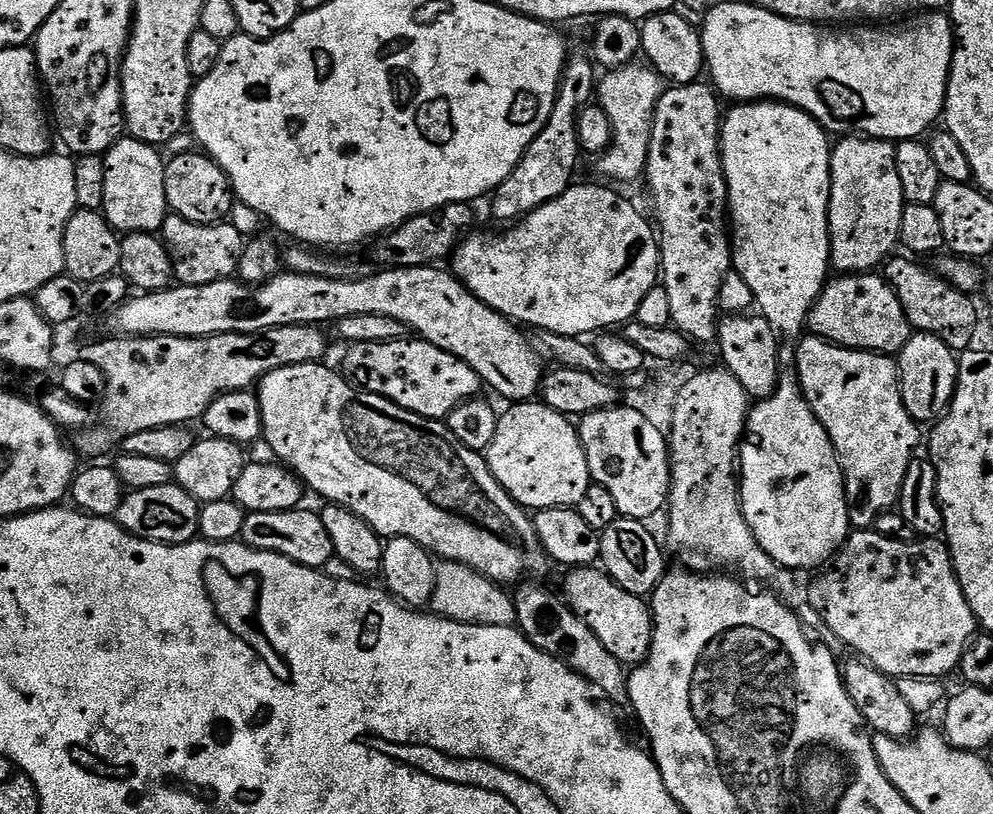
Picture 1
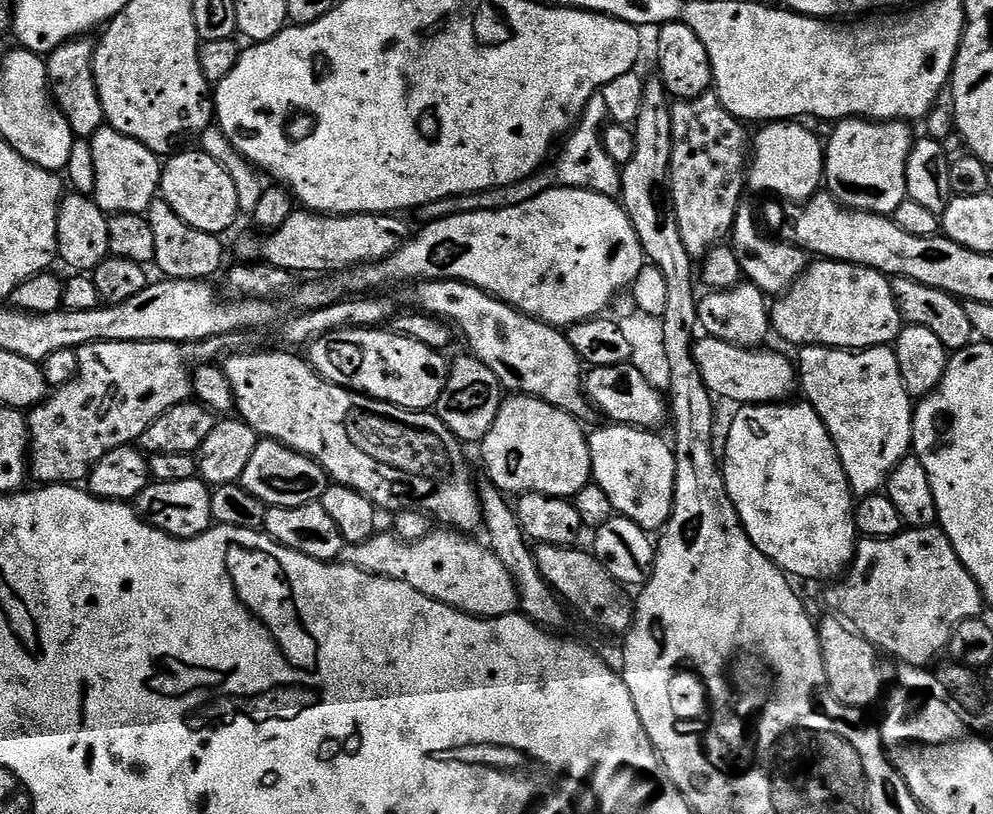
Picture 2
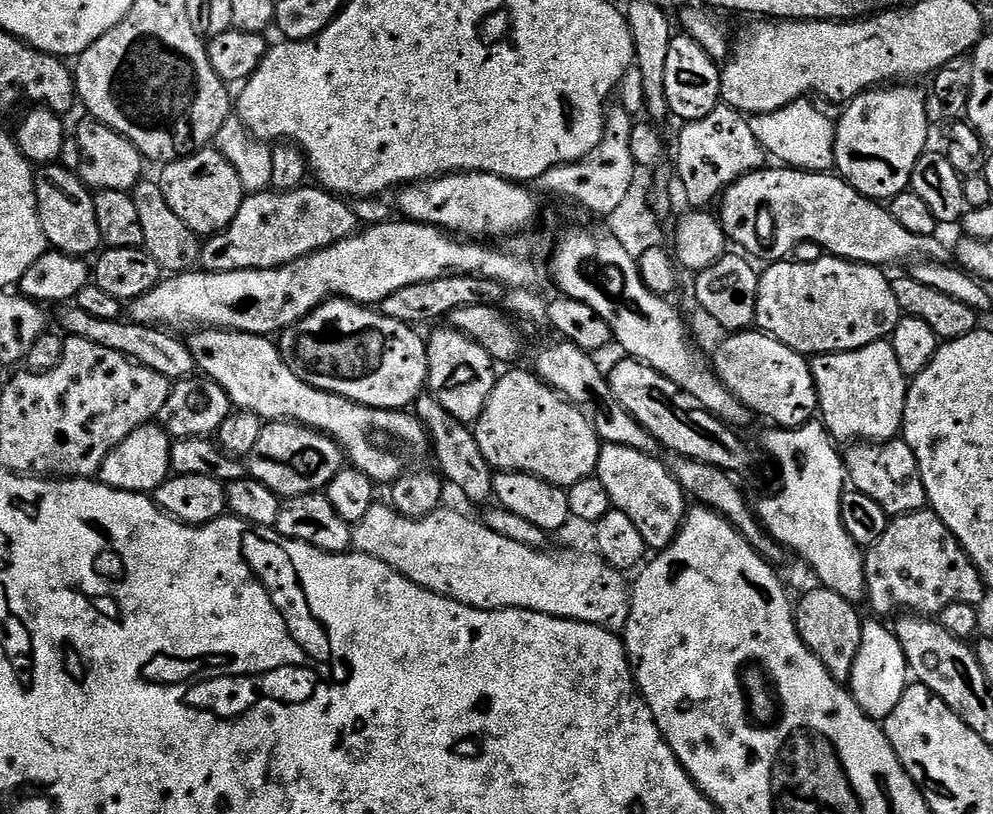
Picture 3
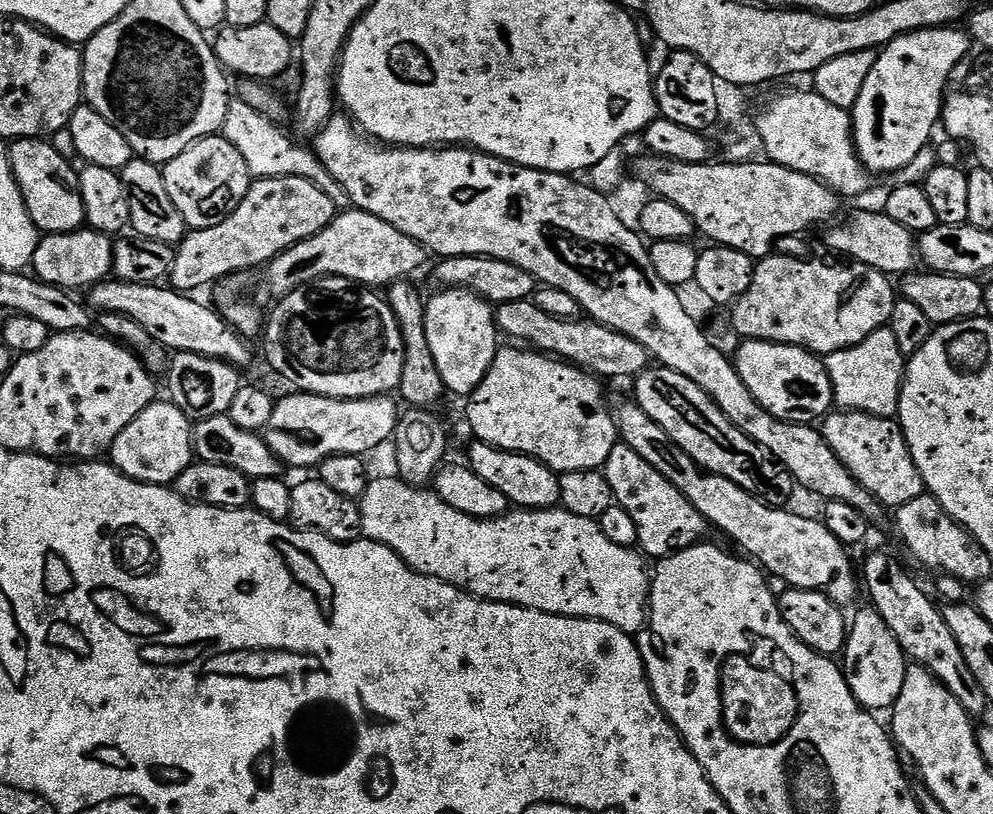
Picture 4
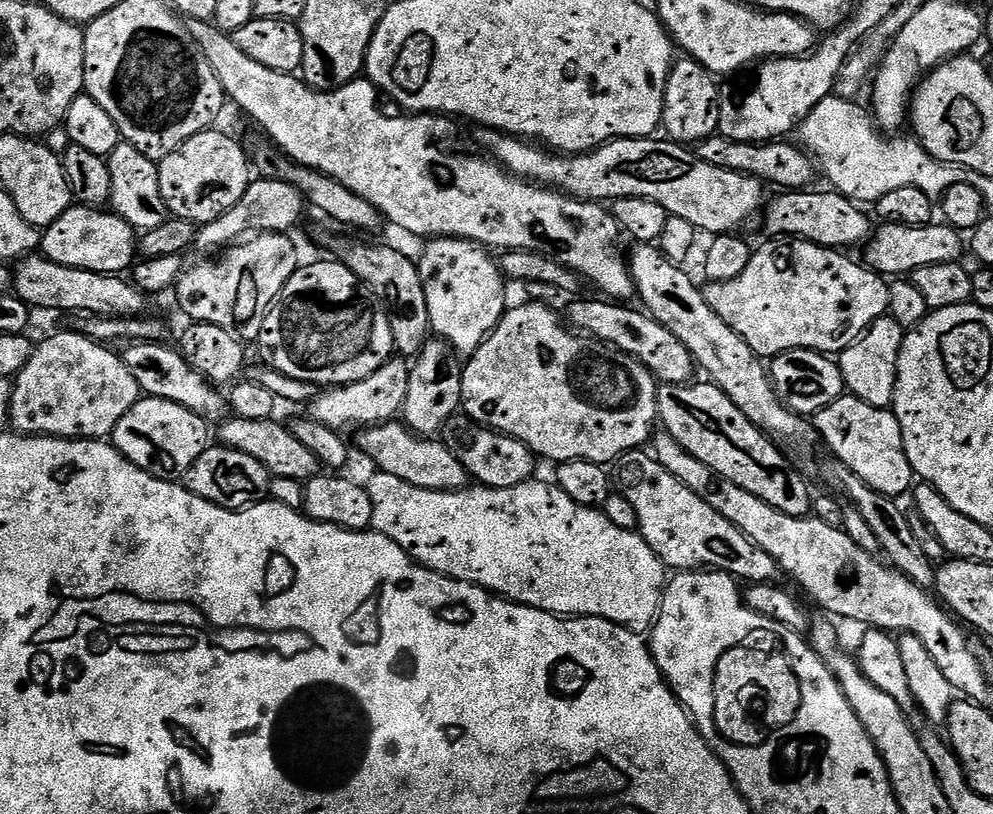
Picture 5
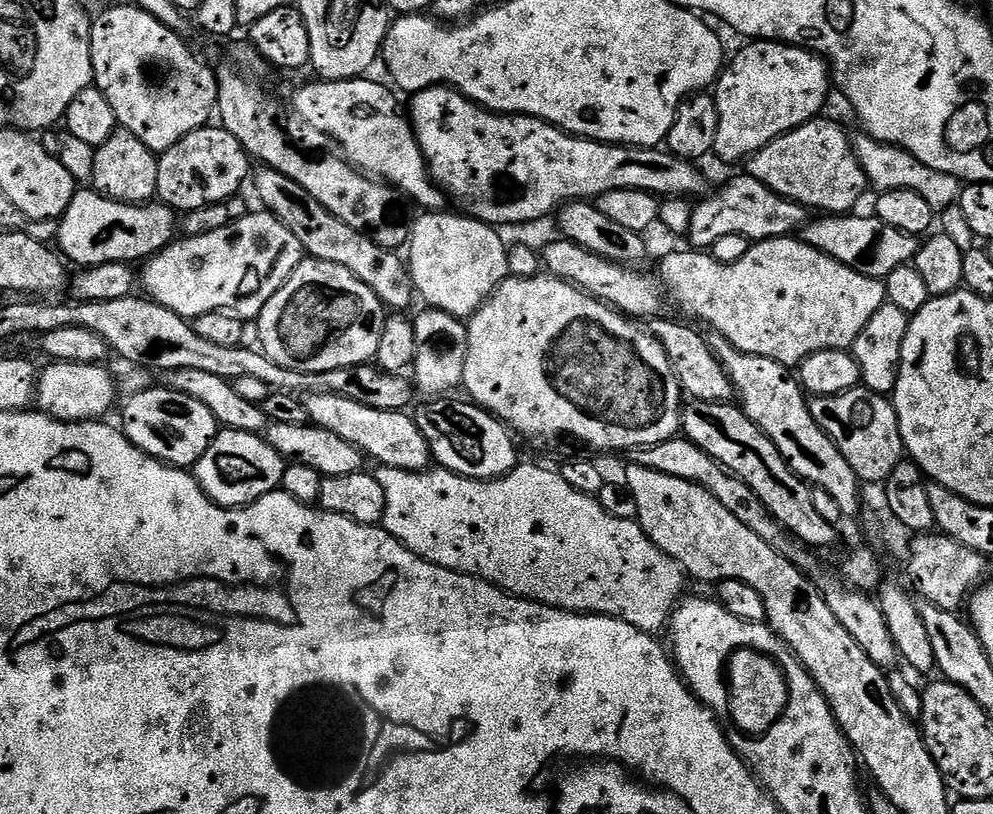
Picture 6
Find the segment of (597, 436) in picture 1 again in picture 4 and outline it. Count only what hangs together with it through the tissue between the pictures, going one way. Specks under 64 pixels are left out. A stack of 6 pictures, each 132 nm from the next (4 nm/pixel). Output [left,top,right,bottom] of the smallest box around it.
[604,442,706,558]

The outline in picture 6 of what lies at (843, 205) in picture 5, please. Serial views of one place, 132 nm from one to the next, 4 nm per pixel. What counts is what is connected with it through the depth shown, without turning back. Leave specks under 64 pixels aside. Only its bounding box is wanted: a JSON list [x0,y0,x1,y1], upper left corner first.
[686,174,810,250]

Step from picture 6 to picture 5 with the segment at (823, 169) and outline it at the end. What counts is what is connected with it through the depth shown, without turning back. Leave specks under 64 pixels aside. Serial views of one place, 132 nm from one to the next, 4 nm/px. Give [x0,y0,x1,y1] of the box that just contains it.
[694,134,814,190]

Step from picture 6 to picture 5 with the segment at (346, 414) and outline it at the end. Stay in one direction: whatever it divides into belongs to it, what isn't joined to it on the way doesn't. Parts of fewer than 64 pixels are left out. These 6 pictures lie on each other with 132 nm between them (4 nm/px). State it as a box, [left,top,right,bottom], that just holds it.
[360,422,469,492]

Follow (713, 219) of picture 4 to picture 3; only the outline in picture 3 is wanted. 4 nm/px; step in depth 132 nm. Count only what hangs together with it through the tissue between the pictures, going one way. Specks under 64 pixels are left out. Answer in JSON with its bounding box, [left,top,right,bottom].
[718,166,950,264]

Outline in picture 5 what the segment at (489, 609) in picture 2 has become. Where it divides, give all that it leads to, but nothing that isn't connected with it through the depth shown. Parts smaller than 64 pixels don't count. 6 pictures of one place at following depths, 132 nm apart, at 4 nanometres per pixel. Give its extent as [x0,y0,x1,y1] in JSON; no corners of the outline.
[366,470,666,634]

